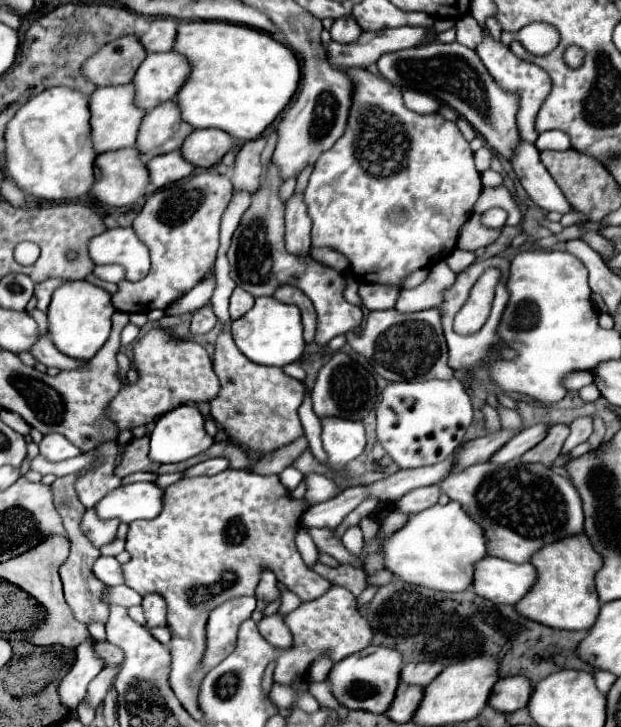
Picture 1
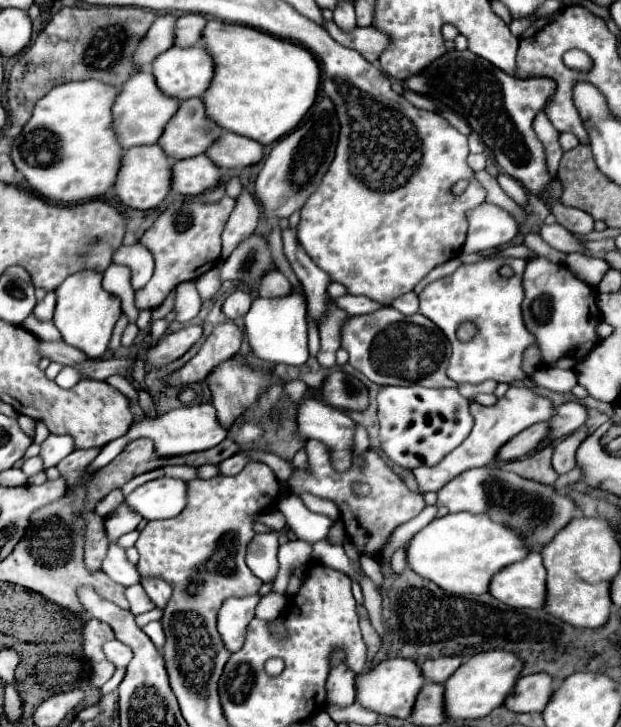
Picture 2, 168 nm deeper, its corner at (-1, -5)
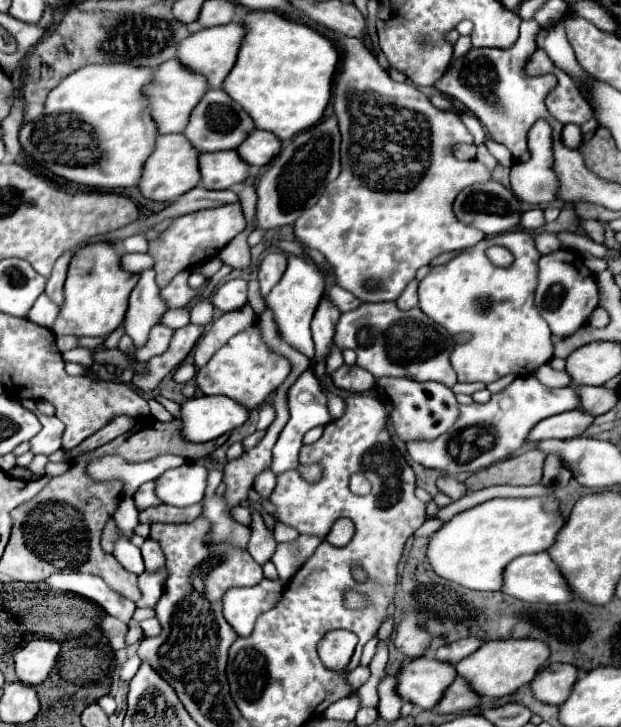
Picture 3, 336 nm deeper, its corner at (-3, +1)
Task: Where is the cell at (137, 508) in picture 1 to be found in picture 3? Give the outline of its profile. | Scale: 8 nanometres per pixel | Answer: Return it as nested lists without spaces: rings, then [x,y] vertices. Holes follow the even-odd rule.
[[[184,463],[182,467],[168,469],[156,481],[156,497],[164,505],[188,507],[204,497],[206,467],[200,463]]]

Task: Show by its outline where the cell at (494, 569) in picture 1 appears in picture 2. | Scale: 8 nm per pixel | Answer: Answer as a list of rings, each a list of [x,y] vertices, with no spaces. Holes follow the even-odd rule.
[[[538,551],[498,571],[490,583],[490,595],[502,603],[522,609],[542,609],[546,603],[546,569]]]

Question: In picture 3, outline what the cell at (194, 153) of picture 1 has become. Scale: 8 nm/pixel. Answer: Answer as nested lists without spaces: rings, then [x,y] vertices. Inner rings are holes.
[[[256,129],[256,133],[250,133],[240,145],[238,145],[238,155],[242,161],[246,161],[252,167],[262,167],[268,165],[282,149],[280,139],[276,139],[274,133],[268,131],[260,131]]]

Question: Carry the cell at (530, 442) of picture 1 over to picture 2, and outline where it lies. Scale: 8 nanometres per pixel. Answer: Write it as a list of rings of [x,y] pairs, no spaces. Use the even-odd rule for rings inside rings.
[[[566,401],[560,407],[556,407],[554,417],[550,419],[550,435],[548,439],[538,447],[546,447],[550,441],[566,437],[570,433],[574,433],[576,429],[580,429],[588,419],[588,409],[584,405],[580,405],[578,401]]]

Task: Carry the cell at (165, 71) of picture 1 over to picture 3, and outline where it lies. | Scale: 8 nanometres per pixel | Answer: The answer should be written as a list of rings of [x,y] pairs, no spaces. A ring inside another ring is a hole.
[[[238,23],[200,29],[200,33],[194,33],[192,37],[186,37],[184,41],[180,41],[176,59],[180,59],[180,65],[186,65],[188,71],[204,75],[212,89],[222,87],[222,81],[226,79],[226,75],[230,73],[230,69],[232,69],[232,65],[236,61],[236,53],[240,49],[242,35],[244,35],[244,29],[240,29]]]

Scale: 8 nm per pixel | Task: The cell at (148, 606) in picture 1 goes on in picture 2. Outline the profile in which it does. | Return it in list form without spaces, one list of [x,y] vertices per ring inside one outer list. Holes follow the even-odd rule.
[[[144,577],[142,581],[144,591],[148,593],[148,597],[156,603],[156,607],[166,607],[170,595],[172,595],[172,587],[164,581],[164,579],[154,579],[154,577]]]

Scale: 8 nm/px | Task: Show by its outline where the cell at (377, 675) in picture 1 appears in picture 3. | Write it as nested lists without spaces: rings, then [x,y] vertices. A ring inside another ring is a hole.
[[[418,657],[416,661],[406,661],[402,665],[396,693],[420,709],[434,709],[454,677],[456,669],[452,665],[430,657]]]

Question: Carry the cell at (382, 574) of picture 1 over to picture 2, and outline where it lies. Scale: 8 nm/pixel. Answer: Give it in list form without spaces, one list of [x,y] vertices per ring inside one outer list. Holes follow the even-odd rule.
[[[402,545],[400,549],[396,549],[394,555],[392,555],[392,559],[390,559],[392,569],[394,569],[396,573],[400,573],[400,571],[406,567],[406,547],[408,547],[408,545]]]

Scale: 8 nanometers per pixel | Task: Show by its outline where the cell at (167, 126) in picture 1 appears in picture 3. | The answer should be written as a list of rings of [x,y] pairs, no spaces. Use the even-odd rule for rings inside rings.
[[[210,89],[208,93],[204,93],[204,97],[196,105],[196,109],[192,109],[192,119],[188,121],[182,135],[188,137],[188,141],[192,143],[194,149],[204,153],[204,151],[236,149],[244,141],[244,137],[248,133],[252,133],[254,129],[256,127],[254,127],[252,119],[242,111],[242,107],[238,103],[234,103],[222,89]]]

